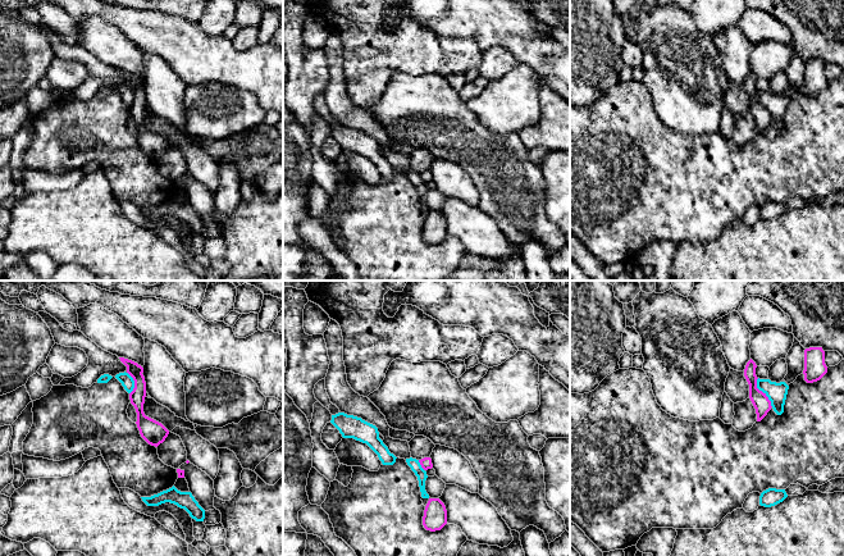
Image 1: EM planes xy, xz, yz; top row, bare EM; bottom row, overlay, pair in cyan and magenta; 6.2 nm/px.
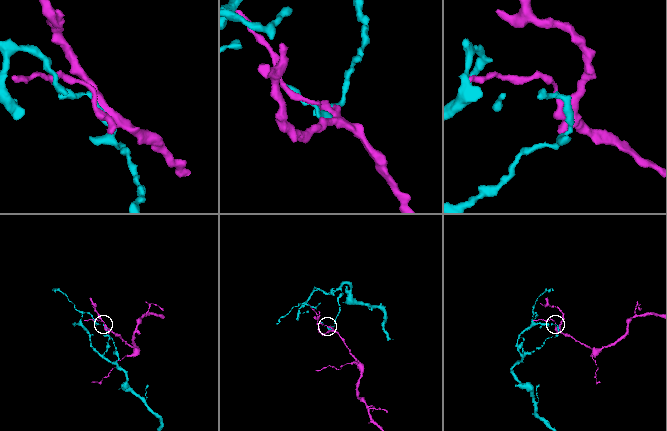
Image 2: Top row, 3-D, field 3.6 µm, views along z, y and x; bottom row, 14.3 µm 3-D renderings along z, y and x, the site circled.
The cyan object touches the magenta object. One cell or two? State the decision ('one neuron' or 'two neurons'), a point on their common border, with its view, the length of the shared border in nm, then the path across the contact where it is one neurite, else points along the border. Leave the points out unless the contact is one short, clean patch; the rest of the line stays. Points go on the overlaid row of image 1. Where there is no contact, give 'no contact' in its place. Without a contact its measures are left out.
two neurons; contact yz (762, 391); length 200 nm

